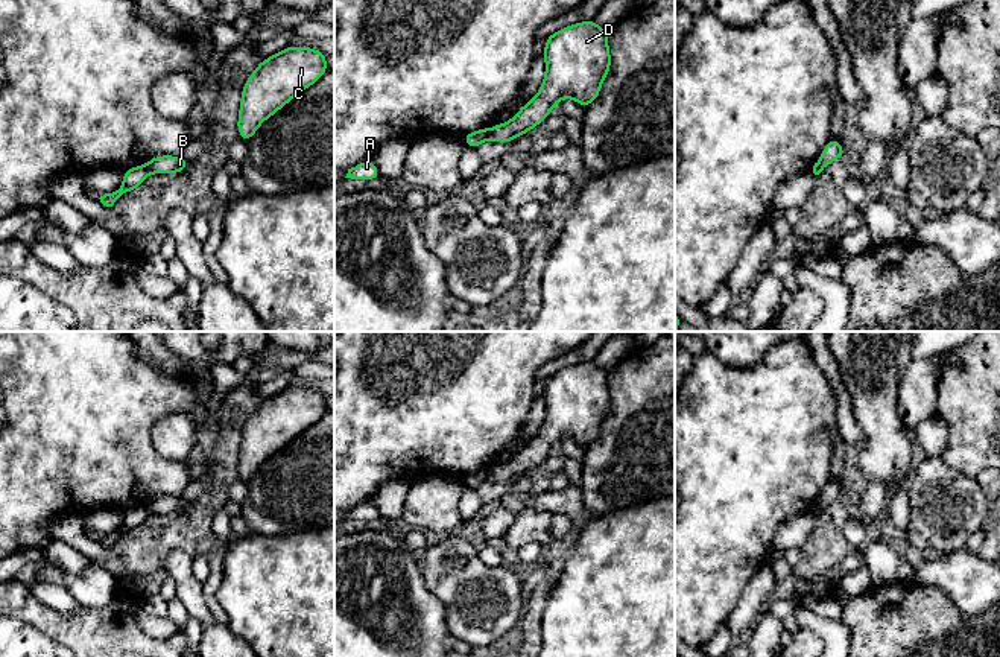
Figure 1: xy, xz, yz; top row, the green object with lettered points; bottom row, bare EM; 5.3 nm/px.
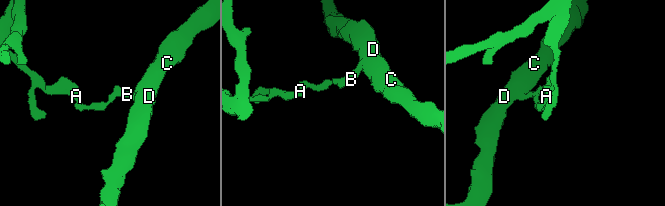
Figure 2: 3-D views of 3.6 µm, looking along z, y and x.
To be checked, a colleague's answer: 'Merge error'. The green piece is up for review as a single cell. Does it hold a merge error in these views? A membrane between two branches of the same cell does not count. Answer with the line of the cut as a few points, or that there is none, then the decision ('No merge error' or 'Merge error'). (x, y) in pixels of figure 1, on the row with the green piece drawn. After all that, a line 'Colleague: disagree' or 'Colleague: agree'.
Split along xz (487, 130), (488, 139). Merge error
Colleague: agree

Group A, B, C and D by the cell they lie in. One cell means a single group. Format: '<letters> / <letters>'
A / B C D

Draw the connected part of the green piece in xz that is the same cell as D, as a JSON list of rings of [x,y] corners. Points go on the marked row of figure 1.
[[[594,20],[570,24],[546,38],[544,82],[536,96],[506,123],[488,129],[491,141],[514,141],[544,122],[562,97],[587,108],[600,94],[611,68],[608,30]]]

